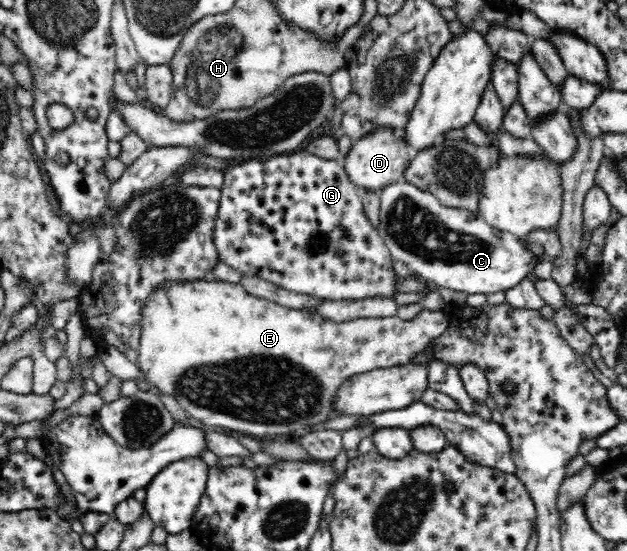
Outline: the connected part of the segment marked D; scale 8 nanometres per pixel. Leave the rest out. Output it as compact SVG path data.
M378 129L370 135L360 139L352 145L343 168L347 173L350 183L360 192L384 191L388 185L398 183L403 179L403 173L411 162L411 153L406 144L406 139L397 137L391 129Z

